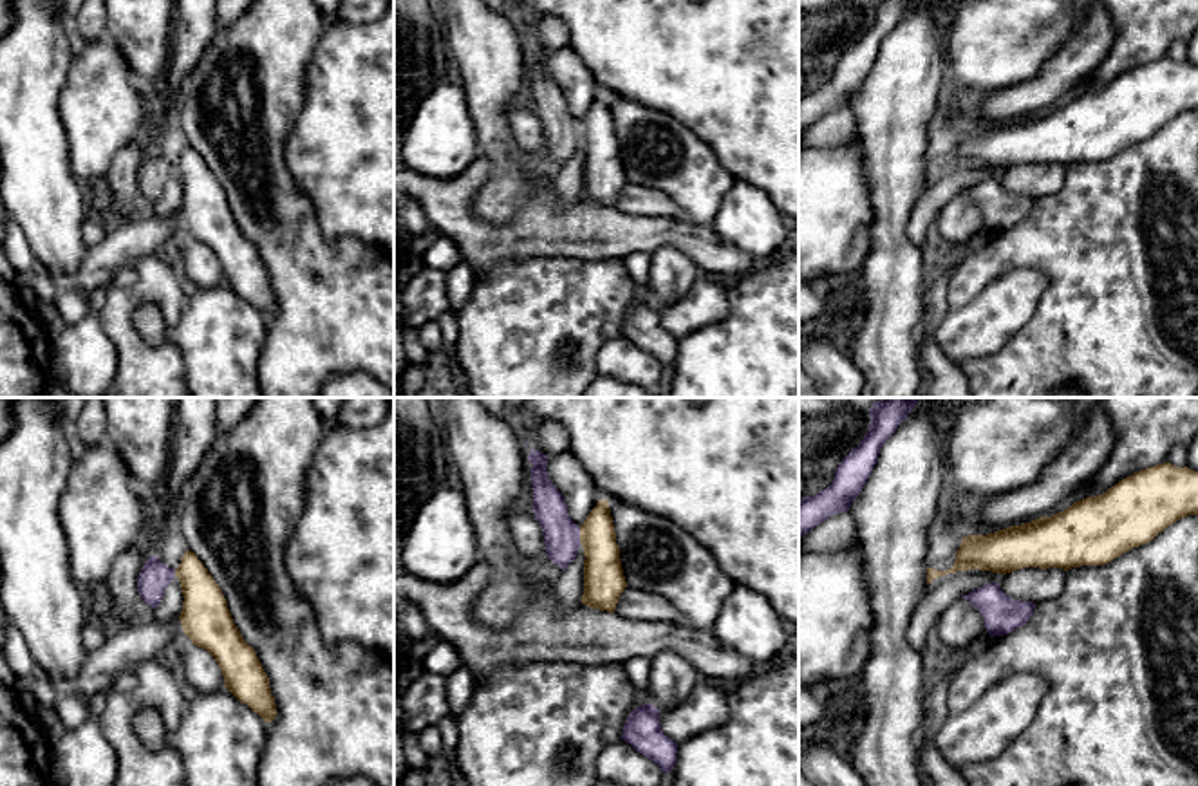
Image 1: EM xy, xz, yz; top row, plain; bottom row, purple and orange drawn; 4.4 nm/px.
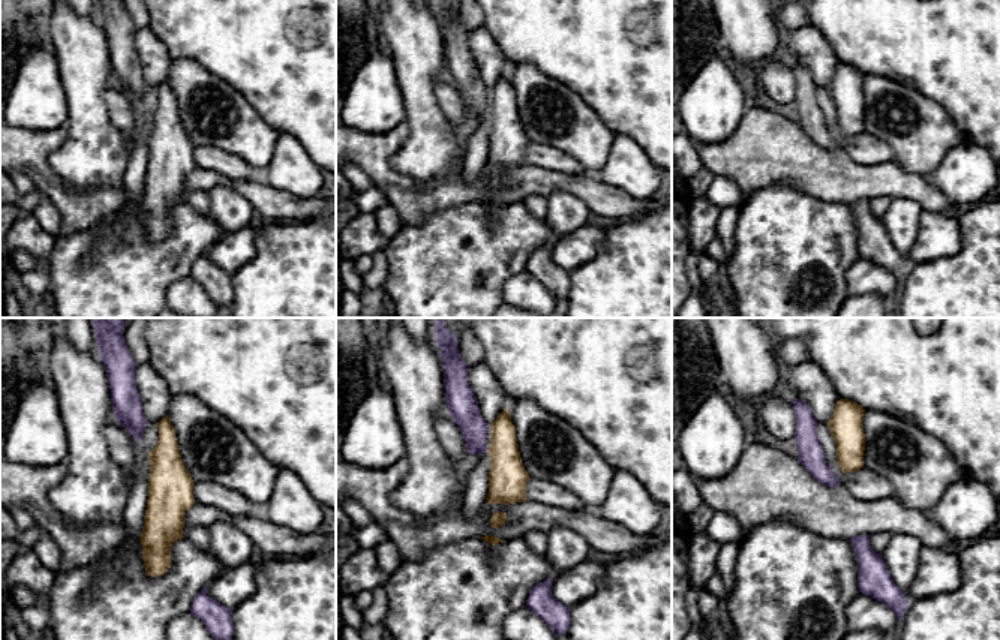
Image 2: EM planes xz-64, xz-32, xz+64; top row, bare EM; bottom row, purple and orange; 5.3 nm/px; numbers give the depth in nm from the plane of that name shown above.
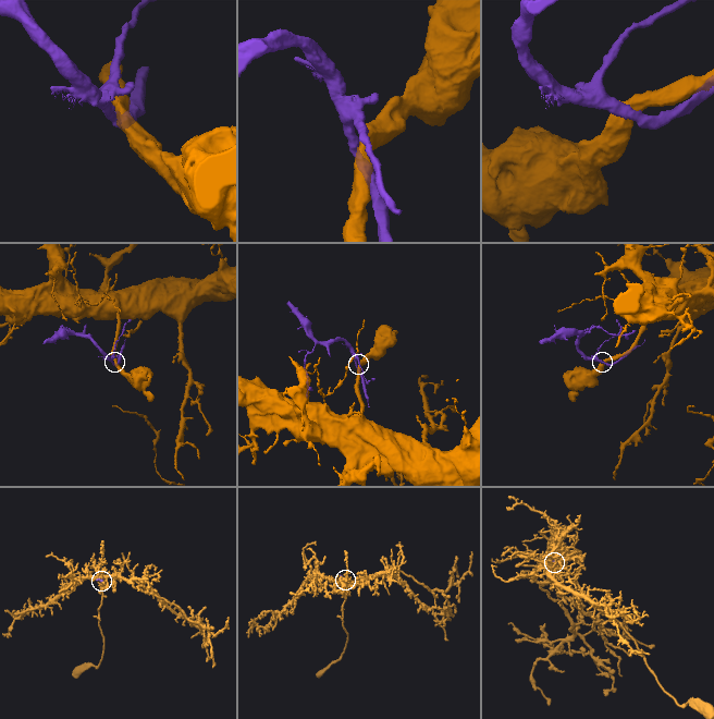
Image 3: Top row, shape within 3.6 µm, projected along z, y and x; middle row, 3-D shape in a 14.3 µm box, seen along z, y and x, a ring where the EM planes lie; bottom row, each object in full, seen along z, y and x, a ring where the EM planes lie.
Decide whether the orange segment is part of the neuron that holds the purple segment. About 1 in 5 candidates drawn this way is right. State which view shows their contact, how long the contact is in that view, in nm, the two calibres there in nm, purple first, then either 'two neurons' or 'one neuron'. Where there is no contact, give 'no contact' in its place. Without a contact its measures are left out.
xz | 60 nm | 160/180 nm | two neurons

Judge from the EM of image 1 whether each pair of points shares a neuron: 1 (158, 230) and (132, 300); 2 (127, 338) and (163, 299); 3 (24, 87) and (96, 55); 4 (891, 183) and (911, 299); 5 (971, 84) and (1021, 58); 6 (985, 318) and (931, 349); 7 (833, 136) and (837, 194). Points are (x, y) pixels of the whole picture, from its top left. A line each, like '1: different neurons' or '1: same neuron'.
1: different neurons
2: same neuron
3: different neurons
4: same neuron
5: same neuron
6: different neurons
7: different neurons

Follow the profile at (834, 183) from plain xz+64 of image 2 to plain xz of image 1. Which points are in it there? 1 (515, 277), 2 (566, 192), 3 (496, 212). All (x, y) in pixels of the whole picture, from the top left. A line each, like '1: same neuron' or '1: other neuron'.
1: other neuron
2: other neuron
3: other neuron

